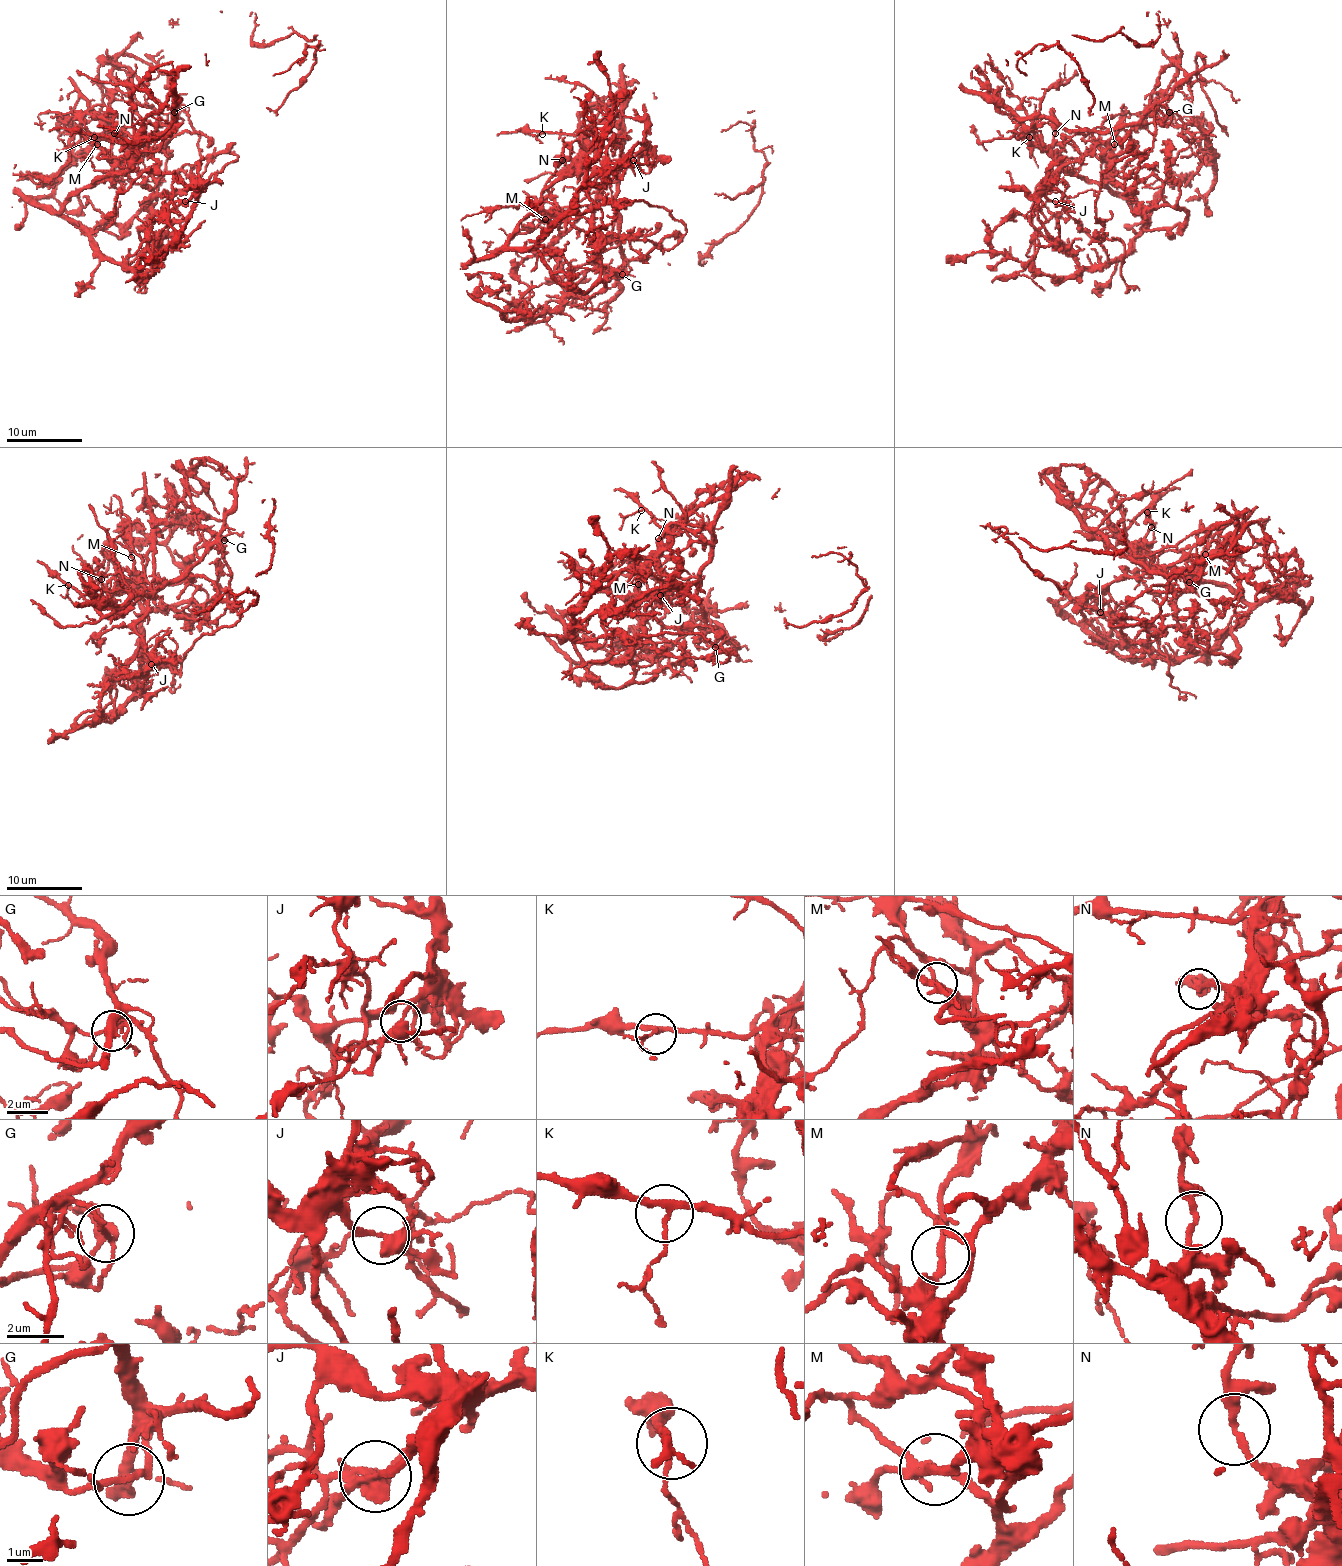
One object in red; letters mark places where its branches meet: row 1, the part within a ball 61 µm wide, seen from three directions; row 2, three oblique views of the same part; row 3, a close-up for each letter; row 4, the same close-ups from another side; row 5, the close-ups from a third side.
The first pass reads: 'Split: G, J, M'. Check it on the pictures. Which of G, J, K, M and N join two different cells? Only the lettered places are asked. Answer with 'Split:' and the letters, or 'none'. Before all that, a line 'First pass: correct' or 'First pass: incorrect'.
First pass: correct
Split: G, J, M

